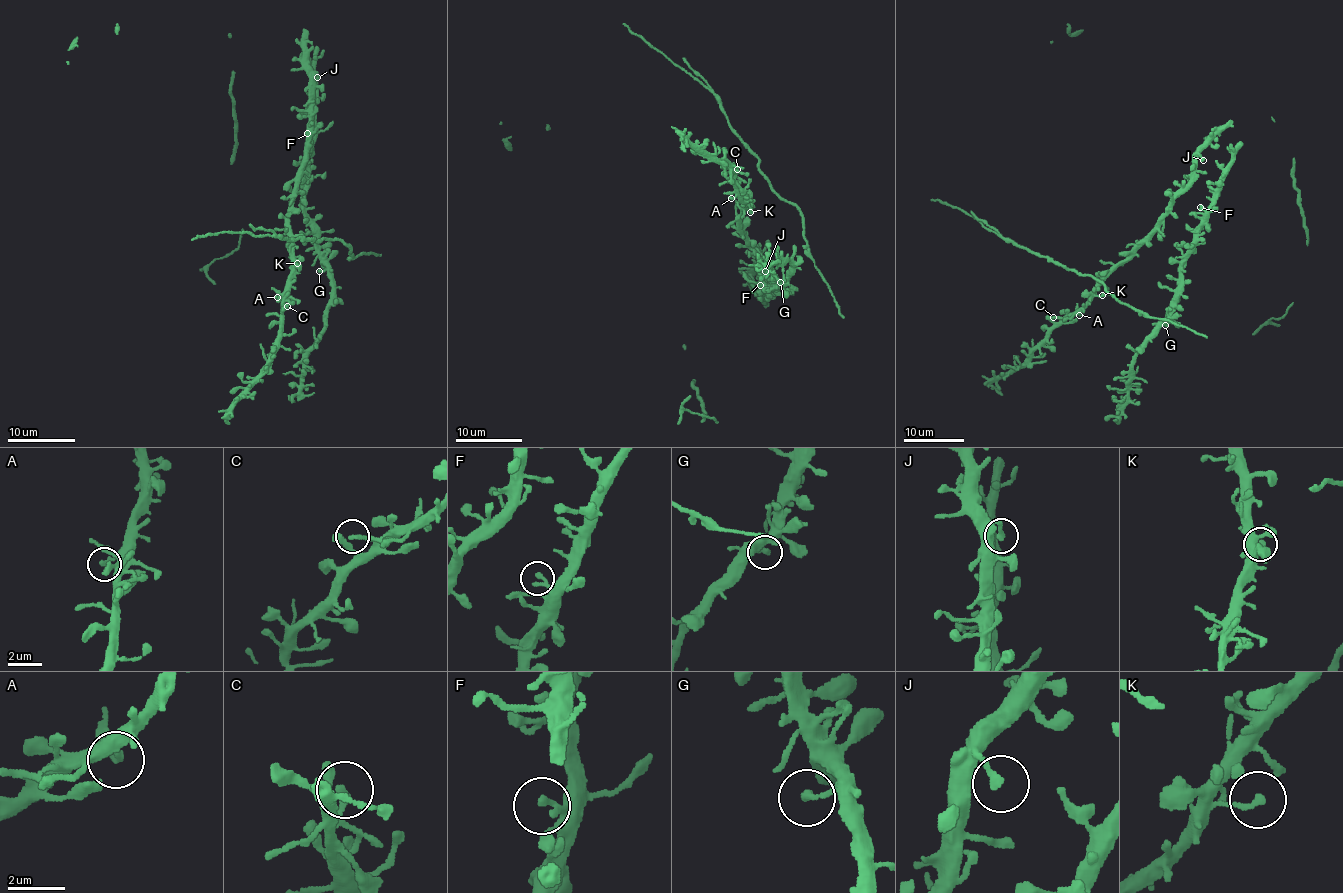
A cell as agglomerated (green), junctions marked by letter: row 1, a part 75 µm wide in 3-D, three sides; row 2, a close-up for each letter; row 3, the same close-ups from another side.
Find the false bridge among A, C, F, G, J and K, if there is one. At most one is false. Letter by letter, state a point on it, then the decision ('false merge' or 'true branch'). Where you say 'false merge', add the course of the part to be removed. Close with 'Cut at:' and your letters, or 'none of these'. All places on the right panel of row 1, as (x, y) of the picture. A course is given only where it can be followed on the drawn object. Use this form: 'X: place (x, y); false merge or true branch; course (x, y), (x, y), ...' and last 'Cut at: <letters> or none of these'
A: place (1079, 315); true branch
C: place (1053, 317); true branch
F: place (1200, 207); true branch
G: place (1165, 325); true branch
J: place (1203, 160); true branch
K: place (1102, 295); true branch
Cut at: none of these

